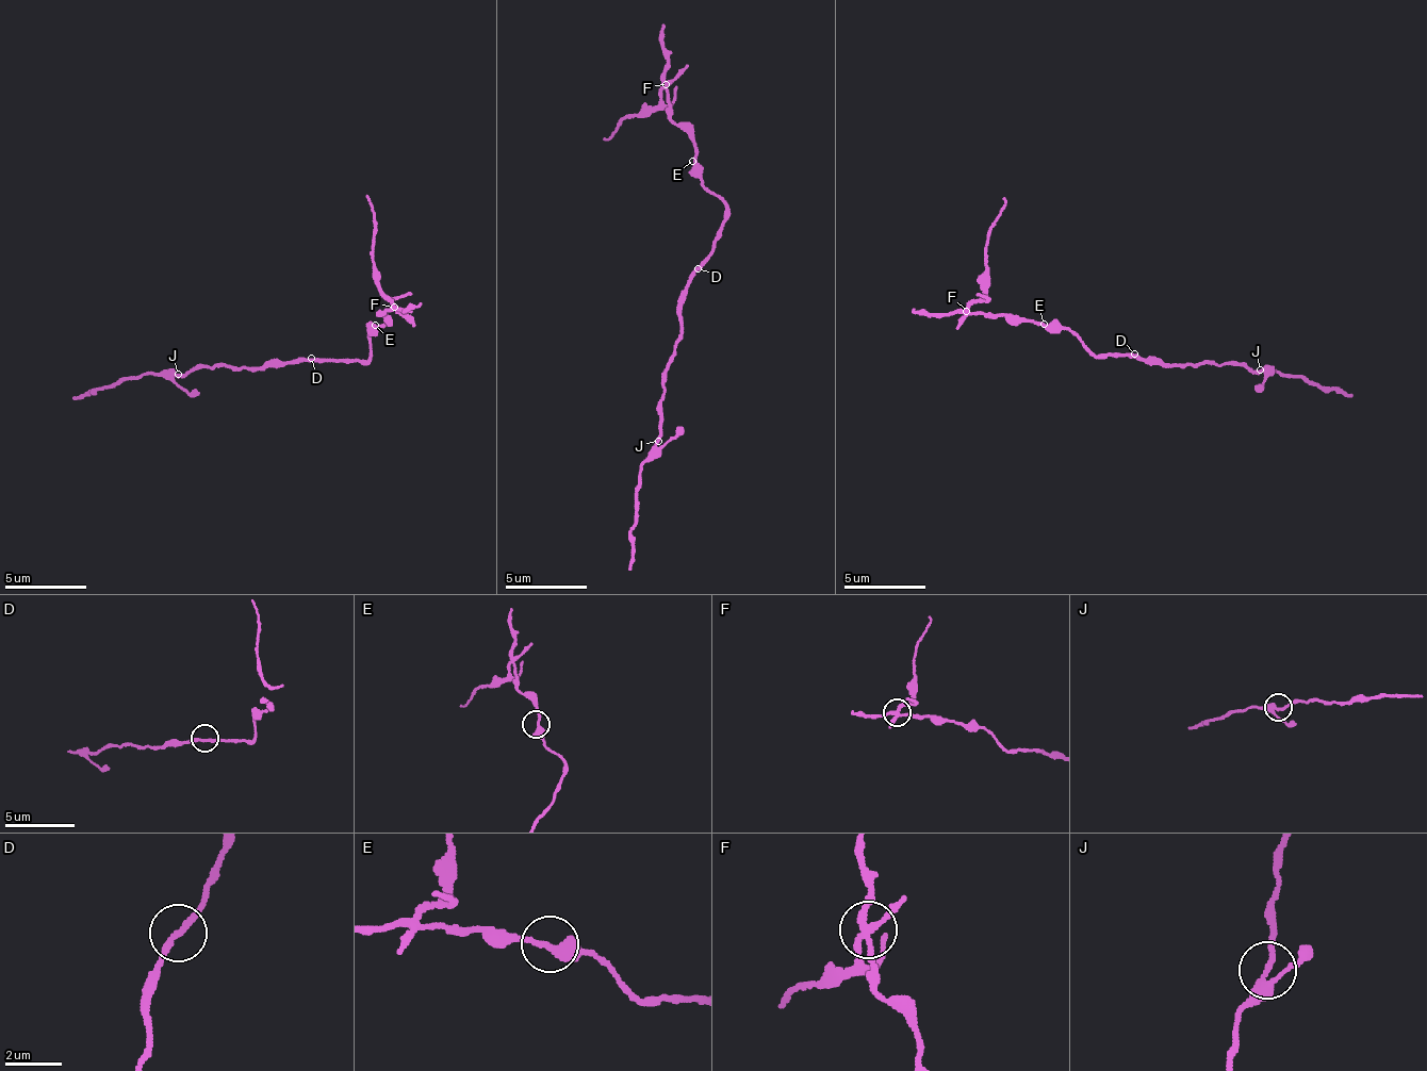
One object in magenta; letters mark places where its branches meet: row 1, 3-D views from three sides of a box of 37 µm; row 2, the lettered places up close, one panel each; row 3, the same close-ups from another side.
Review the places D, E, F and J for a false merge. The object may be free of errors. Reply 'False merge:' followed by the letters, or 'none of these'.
False merge: F

